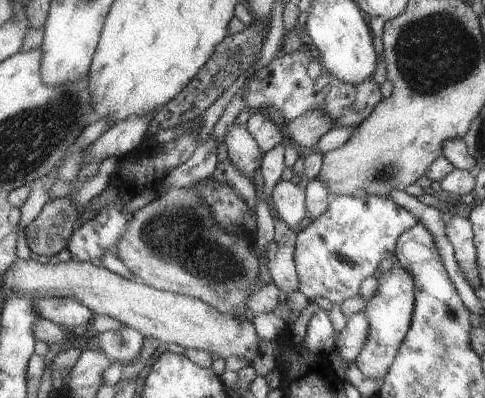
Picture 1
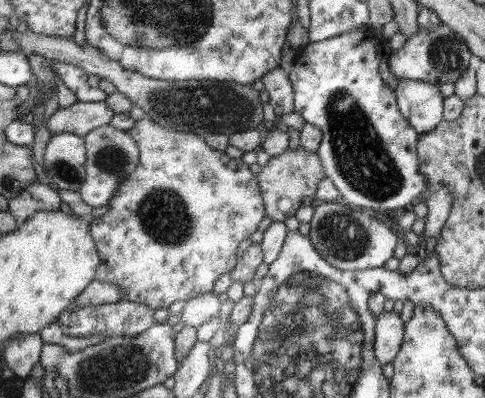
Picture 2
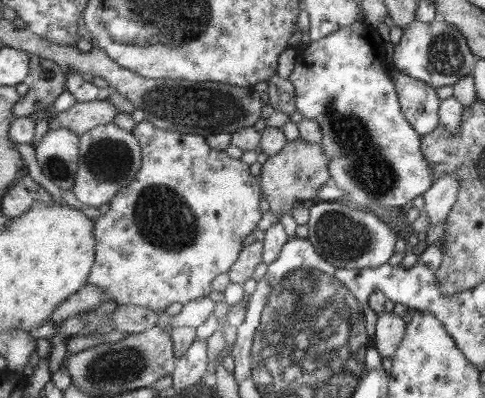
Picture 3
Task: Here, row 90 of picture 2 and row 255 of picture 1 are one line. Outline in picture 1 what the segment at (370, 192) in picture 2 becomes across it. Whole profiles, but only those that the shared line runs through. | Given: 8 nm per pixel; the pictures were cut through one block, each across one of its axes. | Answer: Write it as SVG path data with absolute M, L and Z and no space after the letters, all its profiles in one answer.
M333 198L323 216L305 226L305 230L297 232L295 266L299 276L299 292L309 300L323 296L339 304L345 298L353 298L359 282L375 274L377 264L383 258L391 258L399 236L417 224L419 220L391 198Z

